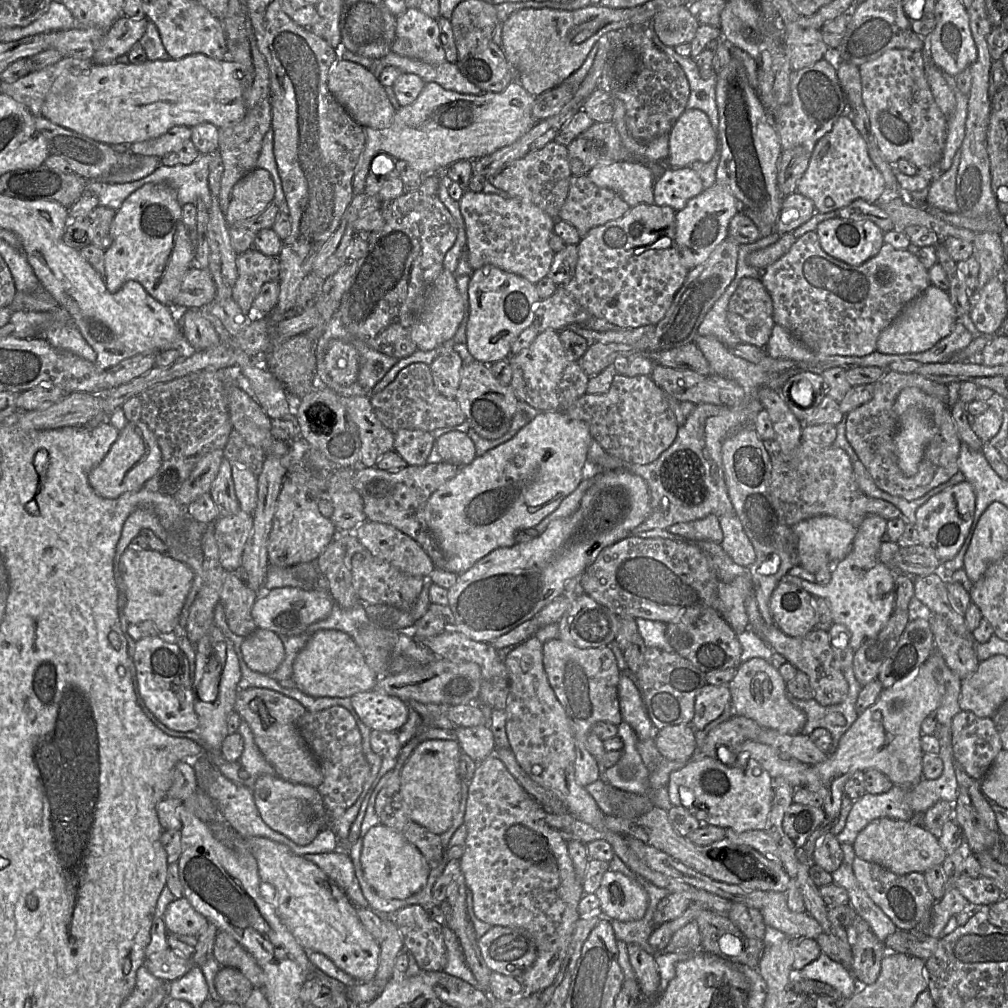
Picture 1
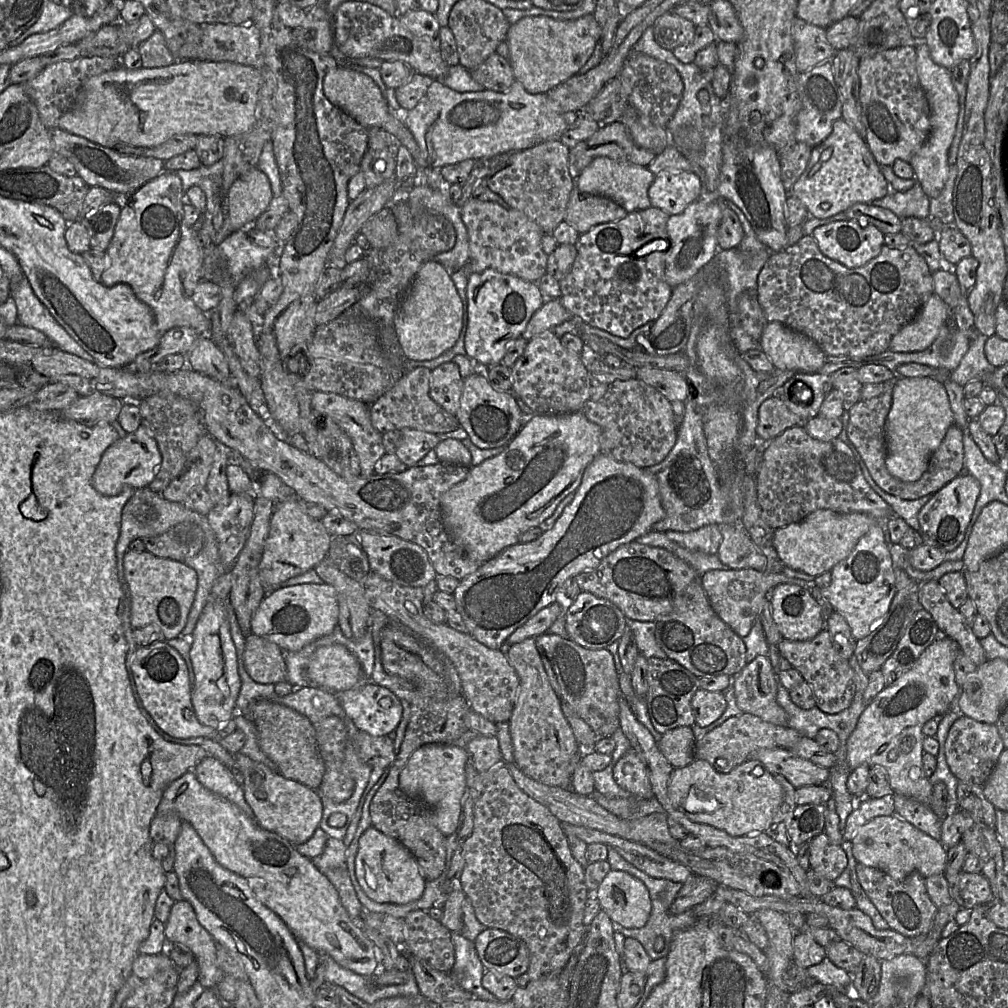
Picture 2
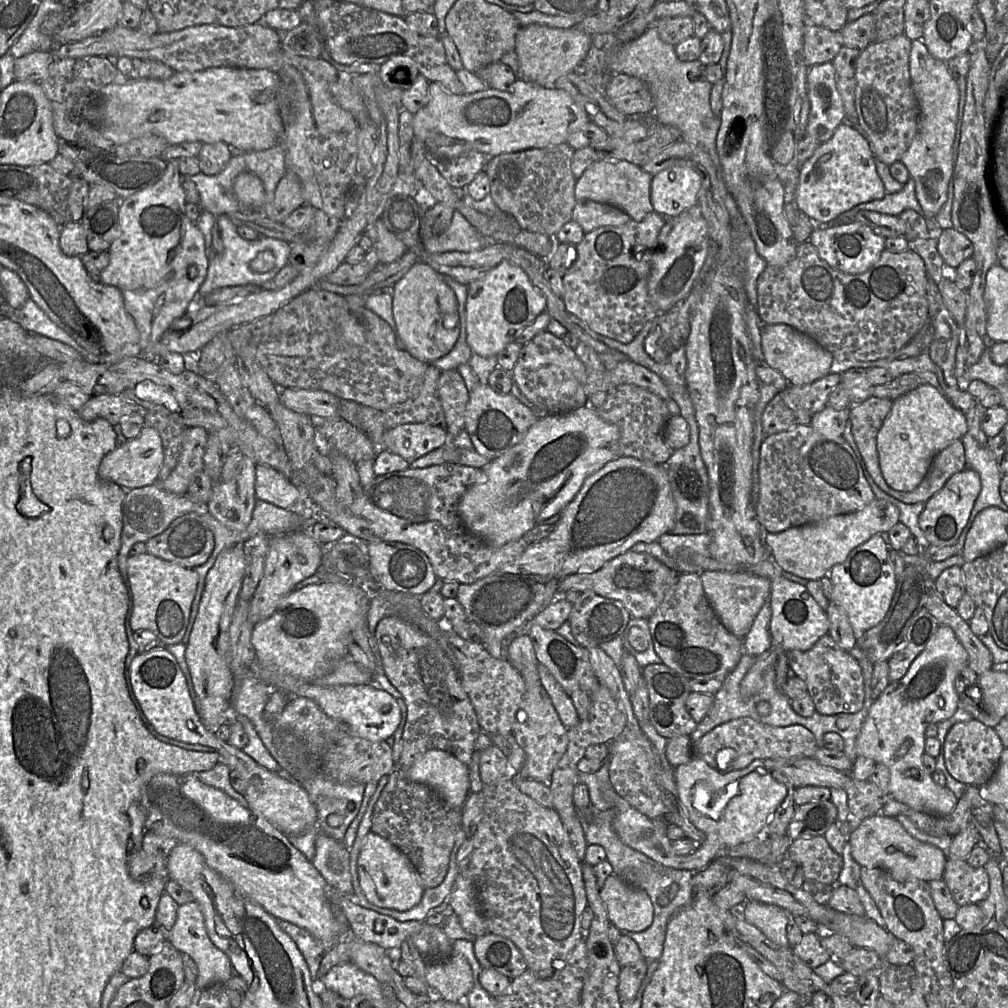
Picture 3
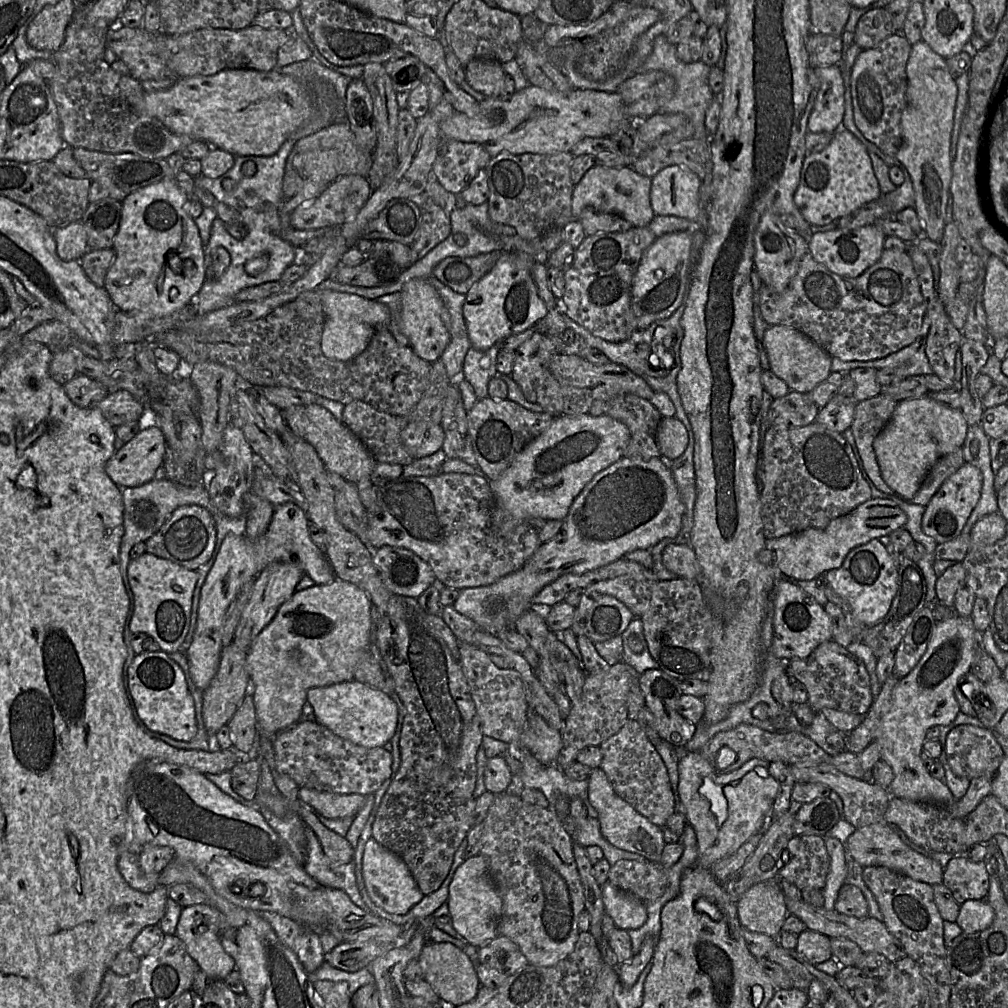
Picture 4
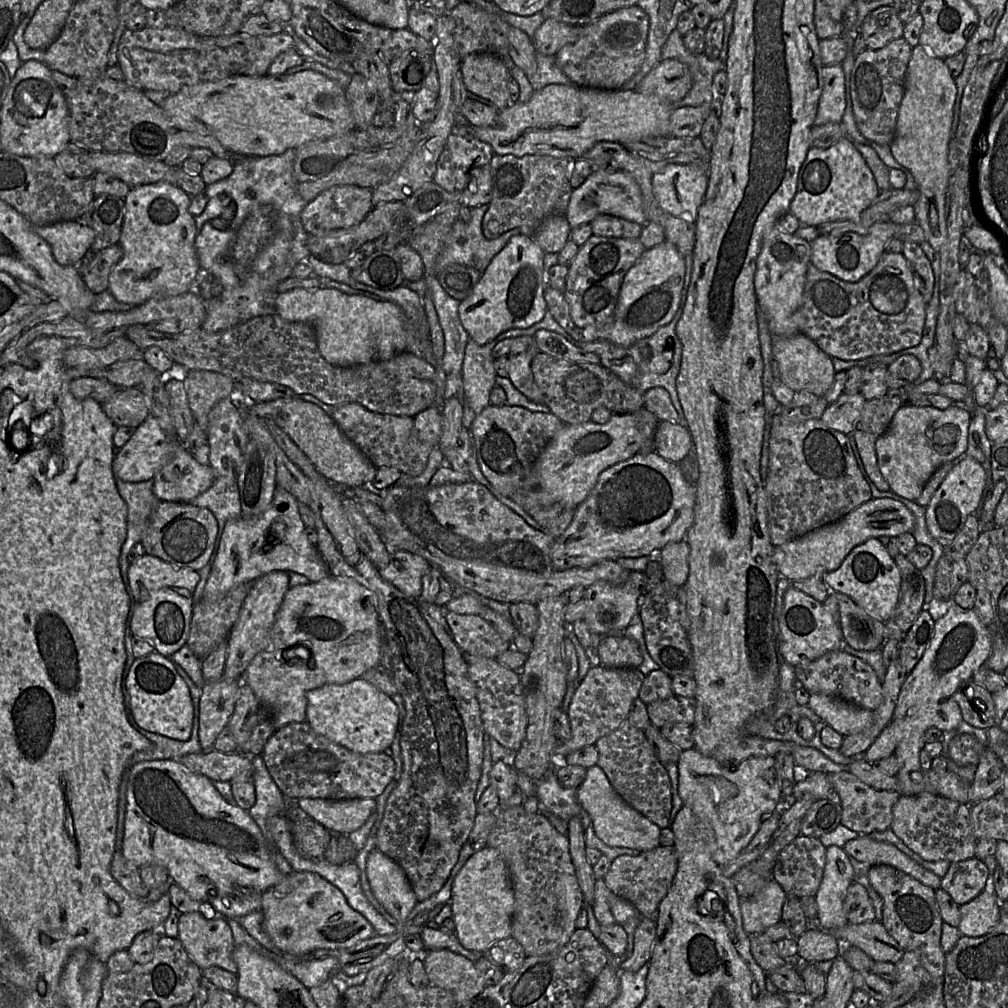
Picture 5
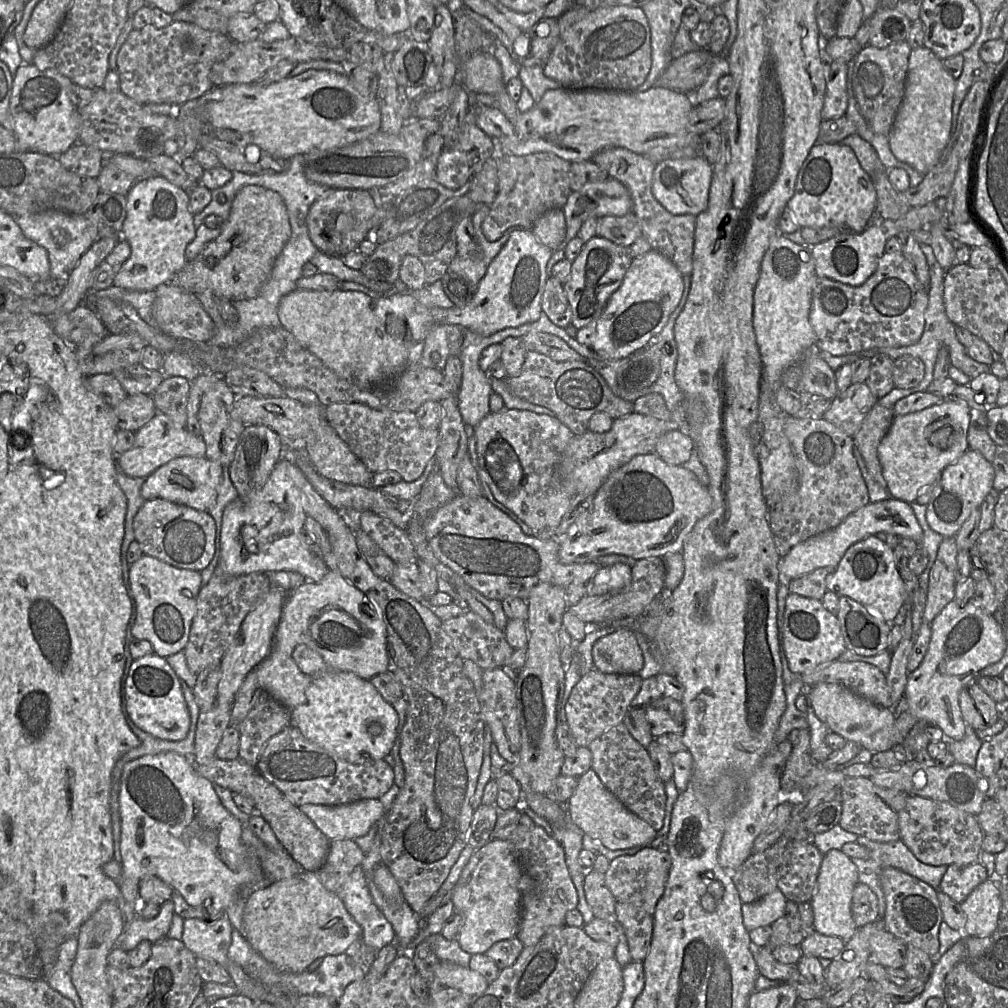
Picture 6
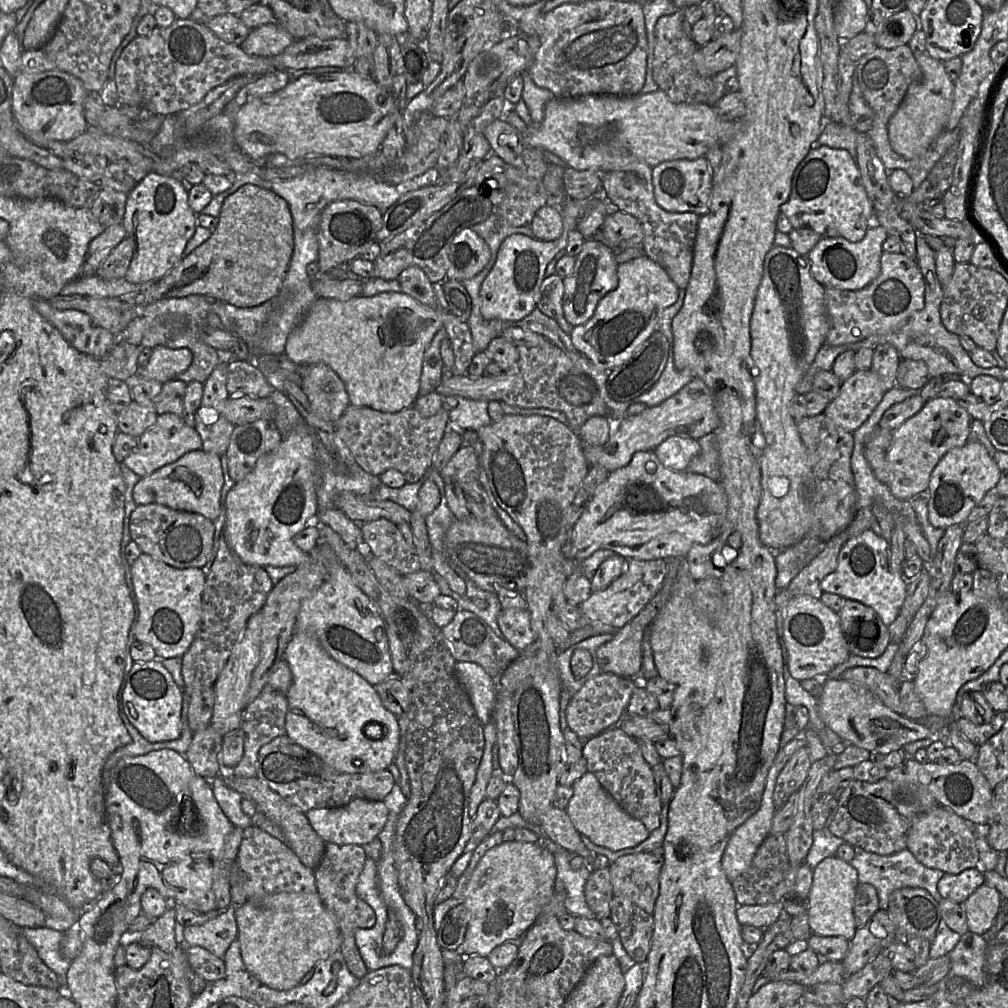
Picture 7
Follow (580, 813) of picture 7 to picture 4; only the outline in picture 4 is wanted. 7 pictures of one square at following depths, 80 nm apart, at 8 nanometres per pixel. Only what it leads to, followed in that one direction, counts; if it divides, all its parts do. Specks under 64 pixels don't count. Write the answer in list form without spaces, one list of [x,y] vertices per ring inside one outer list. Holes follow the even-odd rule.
[[[600,767],[591,770],[588,782],[588,800],[597,812],[600,830],[606,840],[617,848],[640,854],[650,861],[660,861],[666,845],[663,828],[650,822],[628,802],[619,797]]]

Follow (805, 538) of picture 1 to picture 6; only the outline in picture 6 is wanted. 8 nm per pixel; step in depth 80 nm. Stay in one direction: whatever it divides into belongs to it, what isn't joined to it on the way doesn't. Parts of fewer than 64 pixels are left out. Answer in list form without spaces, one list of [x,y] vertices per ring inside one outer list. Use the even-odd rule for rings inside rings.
[[[894,498],[869,502],[850,514],[837,527],[815,535],[792,547],[785,556],[780,557],[780,574],[784,574],[790,579],[795,579],[817,568],[837,567],[851,545],[879,532],[894,533],[901,537],[911,538],[919,546],[923,538],[923,530],[909,503]]]

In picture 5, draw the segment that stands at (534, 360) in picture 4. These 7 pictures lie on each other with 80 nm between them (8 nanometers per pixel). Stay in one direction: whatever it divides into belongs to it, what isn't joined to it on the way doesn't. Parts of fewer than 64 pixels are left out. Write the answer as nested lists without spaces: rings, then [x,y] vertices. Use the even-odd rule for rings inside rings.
[[[521,336],[513,339],[509,353],[509,375],[513,385],[528,399],[535,403],[544,404],[544,396],[535,383],[531,362],[540,353],[537,343],[532,336]]]

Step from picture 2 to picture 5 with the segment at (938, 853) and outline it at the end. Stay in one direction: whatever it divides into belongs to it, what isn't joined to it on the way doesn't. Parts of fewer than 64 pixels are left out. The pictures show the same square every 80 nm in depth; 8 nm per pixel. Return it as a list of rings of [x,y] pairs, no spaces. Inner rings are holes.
[[[860,834],[859,837],[847,841],[843,849],[850,857],[859,862],[872,866],[889,865],[934,890],[940,888],[941,878],[939,876],[918,864],[891,843],[876,841],[866,834]]]

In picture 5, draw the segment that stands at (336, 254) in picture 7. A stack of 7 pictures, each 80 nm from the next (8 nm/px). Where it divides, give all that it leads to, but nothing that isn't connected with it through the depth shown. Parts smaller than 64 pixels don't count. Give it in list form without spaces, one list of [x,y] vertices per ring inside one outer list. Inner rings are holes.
[[[357,185],[332,186],[309,201],[301,212],[301,222],[309,235],[324,233],[359,224],[373,209],[372,189]]]

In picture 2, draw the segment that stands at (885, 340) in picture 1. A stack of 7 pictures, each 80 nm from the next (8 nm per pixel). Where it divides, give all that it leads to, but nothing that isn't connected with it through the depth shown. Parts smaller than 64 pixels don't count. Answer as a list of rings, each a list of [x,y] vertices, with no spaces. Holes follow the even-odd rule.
[[[931,294],[915,318],[892,338],[889,350],[920,352],[927,349],[950,319],[950,307],[938,295]]]

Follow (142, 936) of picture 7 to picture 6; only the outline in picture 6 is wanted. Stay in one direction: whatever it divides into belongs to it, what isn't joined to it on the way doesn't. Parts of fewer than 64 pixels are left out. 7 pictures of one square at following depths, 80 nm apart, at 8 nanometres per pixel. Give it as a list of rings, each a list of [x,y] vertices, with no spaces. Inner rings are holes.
[[[172,899],[165,901],[160,906],[159,913],[153,919],[144,919],[138,914],[124,927],[123,932],[116,940],[115,948],[128,952],[143,940],[155,943],[167,937],[174,914]]]

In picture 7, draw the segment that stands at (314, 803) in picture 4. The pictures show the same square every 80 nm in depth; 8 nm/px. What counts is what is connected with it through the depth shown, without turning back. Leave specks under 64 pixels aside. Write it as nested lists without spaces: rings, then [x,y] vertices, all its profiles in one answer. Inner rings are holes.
[[[357,798],[348,804],[336,808],[318,808],[305,812],[316,833],[326,842],[338,845],[364,845],[371,842],[383,830],[389,810],[383,800],[366,800]]]

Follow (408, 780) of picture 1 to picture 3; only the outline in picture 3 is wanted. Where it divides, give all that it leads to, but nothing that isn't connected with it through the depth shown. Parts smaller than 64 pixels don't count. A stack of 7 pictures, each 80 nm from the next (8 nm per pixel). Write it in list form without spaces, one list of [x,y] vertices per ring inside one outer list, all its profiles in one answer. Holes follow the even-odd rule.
[[[431,749],[421,754],[409,769],[408,778],[434,790],[448,807],[455,810],[462,810],[470,792],[468,766],[451,753],[439,749]]]

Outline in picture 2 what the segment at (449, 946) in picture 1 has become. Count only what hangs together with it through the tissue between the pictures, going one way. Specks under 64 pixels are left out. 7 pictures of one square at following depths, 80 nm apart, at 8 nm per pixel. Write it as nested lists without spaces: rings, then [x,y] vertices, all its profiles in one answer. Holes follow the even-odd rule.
[[[451,932],[451,939],[455,958],[451,971],[458,973],[461,986],[471,992],[476,999],[500,1001],[482,986],[485,968],[477,955],[474,942],[455,932]]]

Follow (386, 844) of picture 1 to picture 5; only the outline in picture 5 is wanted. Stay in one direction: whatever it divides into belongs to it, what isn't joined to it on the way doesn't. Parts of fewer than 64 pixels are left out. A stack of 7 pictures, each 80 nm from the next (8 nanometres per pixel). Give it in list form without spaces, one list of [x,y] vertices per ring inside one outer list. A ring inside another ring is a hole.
[[[375,848],[367,857],[366,874],[381,906],[398,922],[406,921],[418,901],[404,870]]]

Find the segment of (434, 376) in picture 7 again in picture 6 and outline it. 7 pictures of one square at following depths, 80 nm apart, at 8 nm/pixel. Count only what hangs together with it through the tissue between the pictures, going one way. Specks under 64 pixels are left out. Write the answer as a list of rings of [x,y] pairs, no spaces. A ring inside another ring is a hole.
[[[453,324],[435,326],[425,339],[420,364],[444,371],[449,356],[460,356],[464,339],[465,330],[460,326]]]

